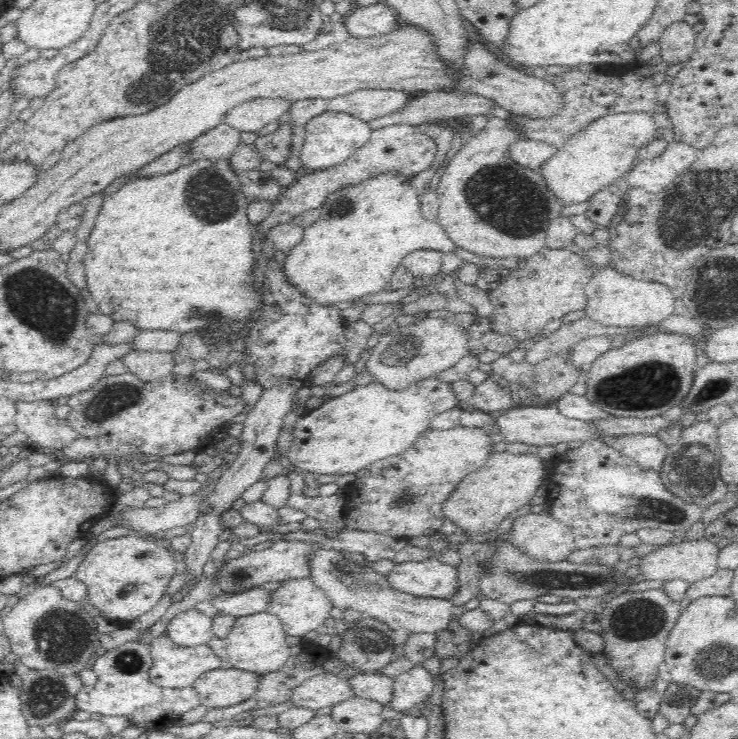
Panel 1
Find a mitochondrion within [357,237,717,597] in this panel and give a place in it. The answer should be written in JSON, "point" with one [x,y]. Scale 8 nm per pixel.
{"point":[659,385]}

